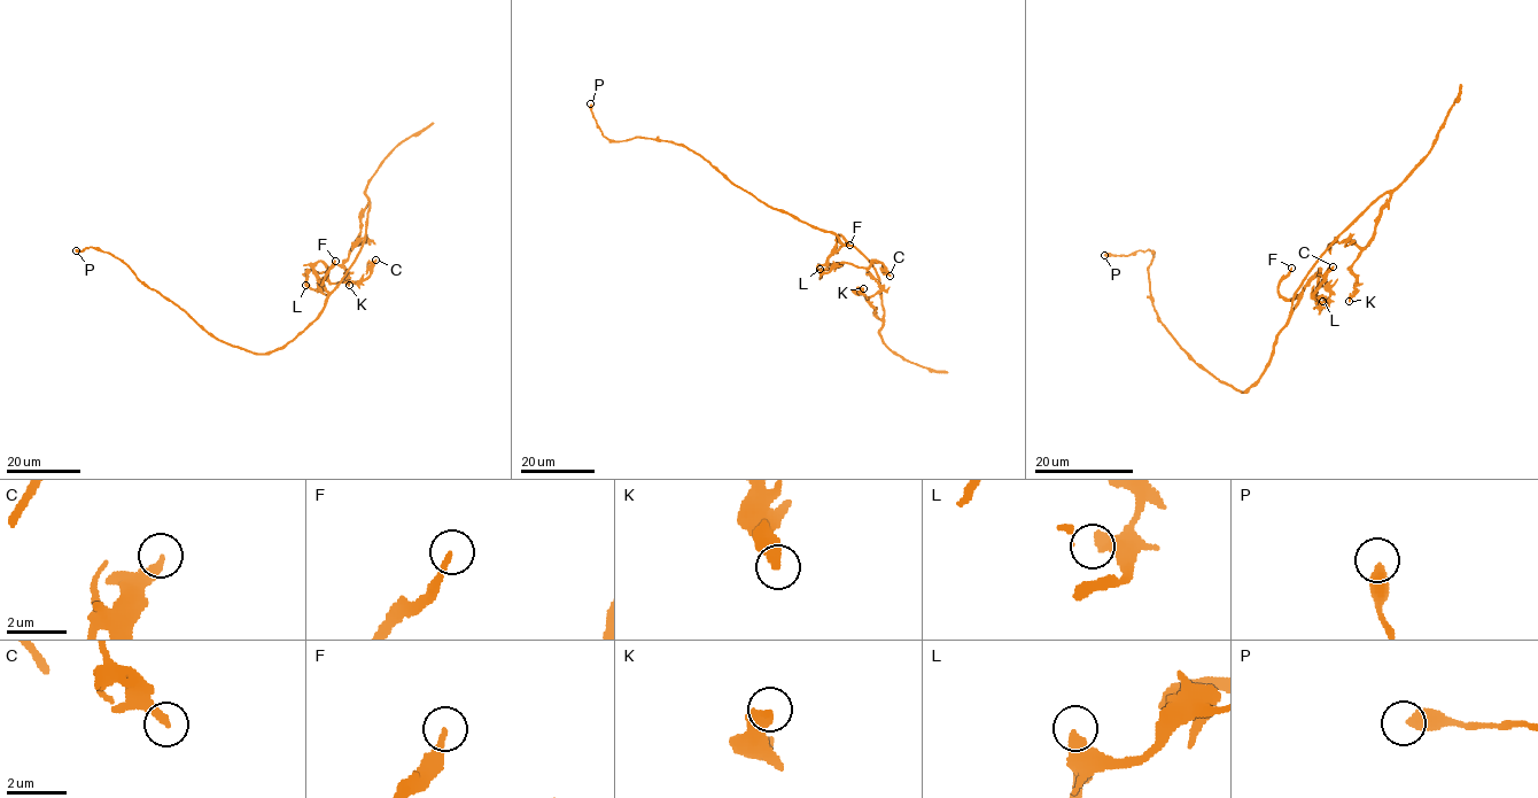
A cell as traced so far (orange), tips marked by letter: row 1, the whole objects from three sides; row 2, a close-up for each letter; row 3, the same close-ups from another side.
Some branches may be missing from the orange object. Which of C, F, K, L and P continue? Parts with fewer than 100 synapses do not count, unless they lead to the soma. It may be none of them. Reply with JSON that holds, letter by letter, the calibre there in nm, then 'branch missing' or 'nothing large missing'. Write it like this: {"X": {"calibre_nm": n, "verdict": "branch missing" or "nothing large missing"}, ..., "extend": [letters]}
{"C": {"calibre_nm": 280, "verdict": "nothing large missing"}, "F": {"calibre_nm": 190, "verdict": "nothing large missing"}, "K": {"calibre_nm": 360, "verdict": "nothing large missing"}, "L": {"calibre_nm": 440, "verdict": "nothing large missing"}, "P": {"calibre_nm": 460, "verdict": "nothing large missing"}, "extend": []}

